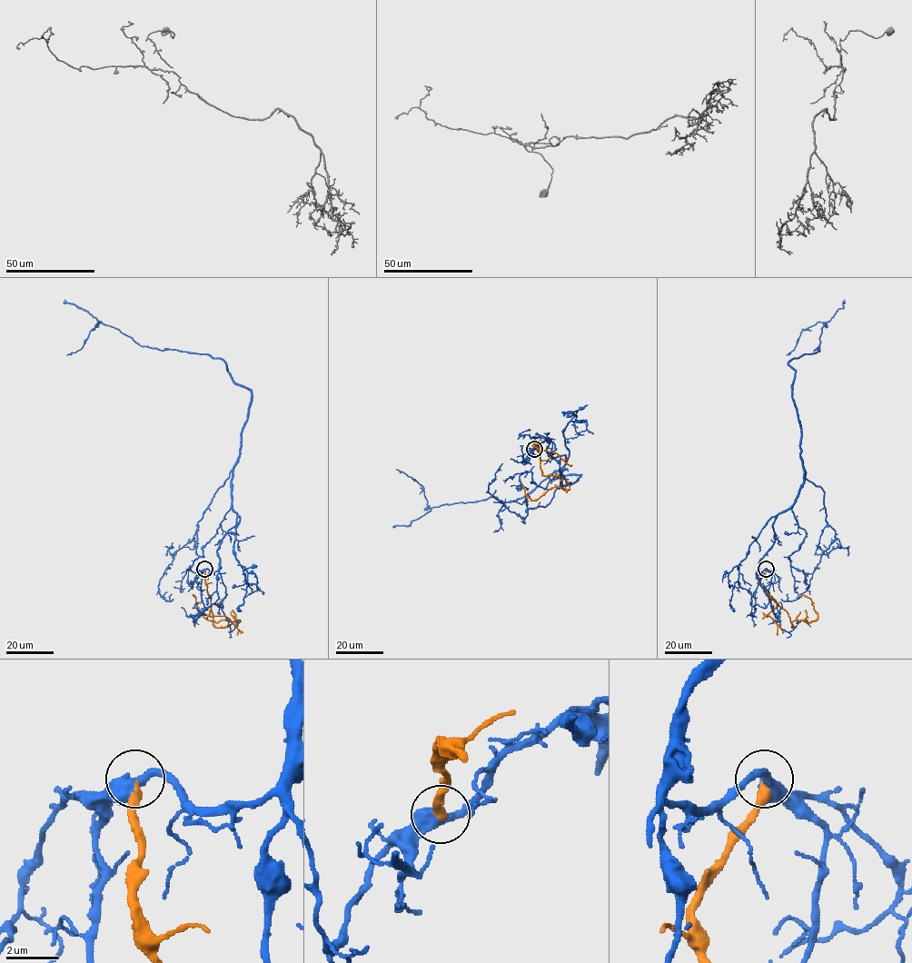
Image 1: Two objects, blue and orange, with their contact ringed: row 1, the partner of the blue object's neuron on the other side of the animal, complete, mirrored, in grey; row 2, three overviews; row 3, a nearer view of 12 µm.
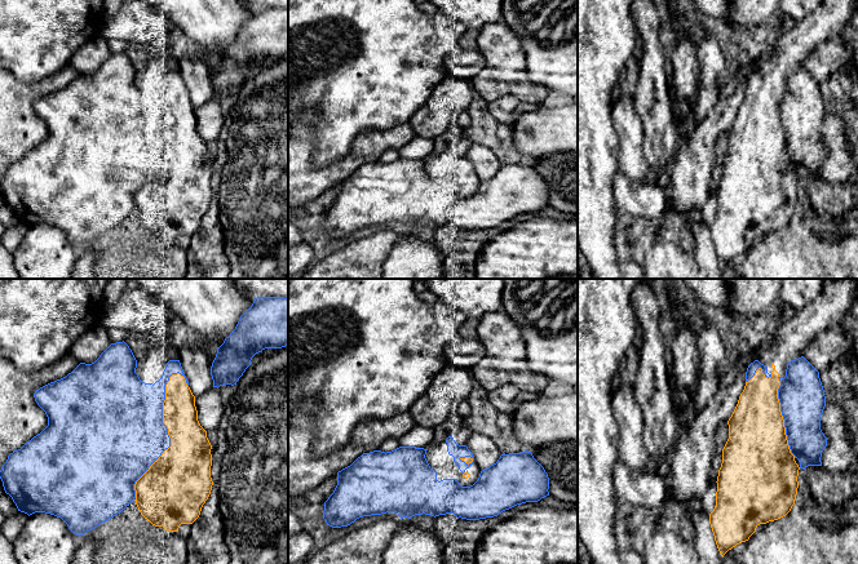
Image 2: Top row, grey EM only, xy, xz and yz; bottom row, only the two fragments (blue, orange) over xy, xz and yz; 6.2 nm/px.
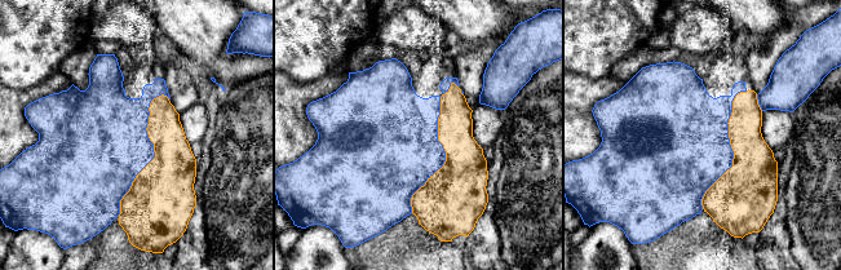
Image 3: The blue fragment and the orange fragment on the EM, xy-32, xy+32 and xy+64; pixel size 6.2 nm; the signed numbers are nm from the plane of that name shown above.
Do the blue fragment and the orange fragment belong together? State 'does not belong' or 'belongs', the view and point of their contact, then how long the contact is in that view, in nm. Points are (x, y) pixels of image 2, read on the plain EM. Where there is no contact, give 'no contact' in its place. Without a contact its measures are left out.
does not belong; contact xy (167, 143); length 850 nm

